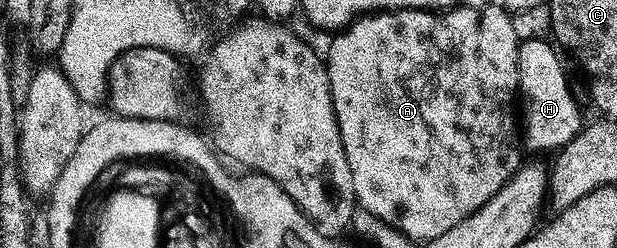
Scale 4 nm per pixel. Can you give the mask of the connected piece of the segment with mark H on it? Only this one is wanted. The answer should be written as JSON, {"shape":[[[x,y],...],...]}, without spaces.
{"shape":[[[530,40],[520,47],[520,93],[522,142],[536,154],[559,152],[568,146],[586,125],[580,106],[572,95],[561,51],[551,41]]]}

